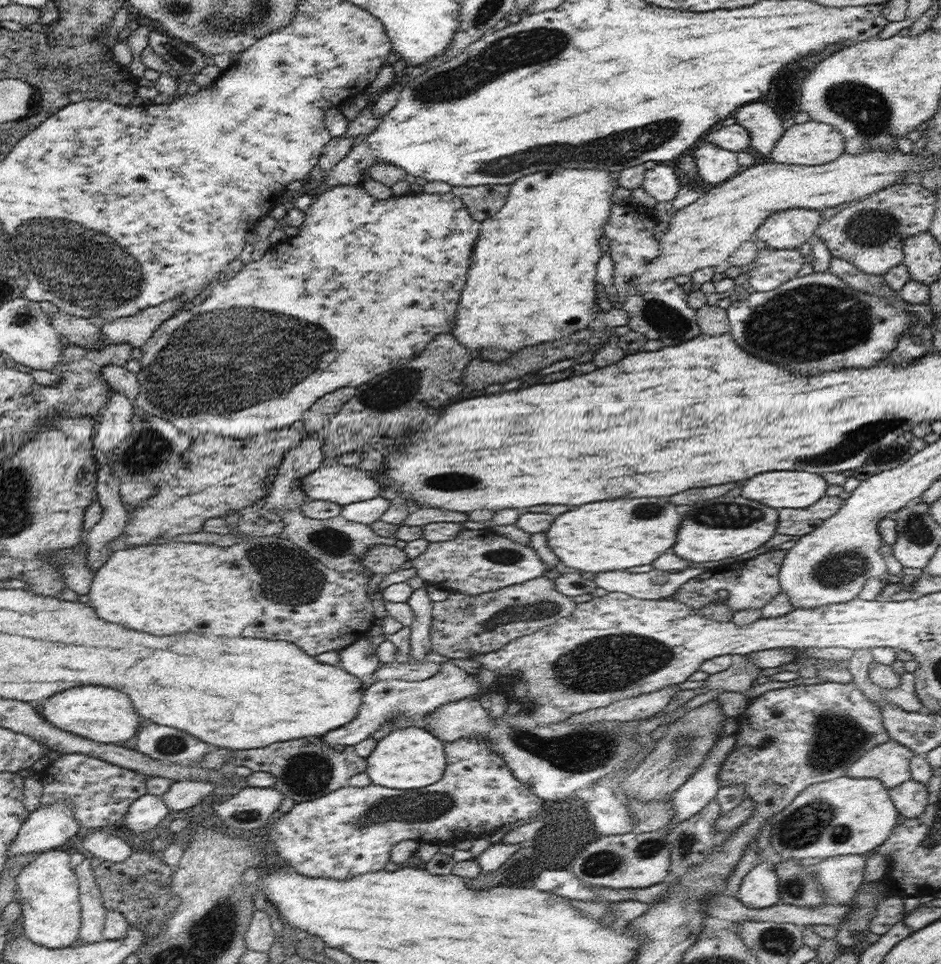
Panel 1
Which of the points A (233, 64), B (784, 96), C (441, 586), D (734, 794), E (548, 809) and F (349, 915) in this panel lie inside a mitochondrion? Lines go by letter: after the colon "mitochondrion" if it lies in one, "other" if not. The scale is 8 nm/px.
A: other
B: other
C: other
D: other
E: other
F: other

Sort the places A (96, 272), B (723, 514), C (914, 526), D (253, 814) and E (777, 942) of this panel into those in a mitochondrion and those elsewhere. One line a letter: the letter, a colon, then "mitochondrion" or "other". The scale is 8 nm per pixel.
A: mitochondrion
B: mitochondrion
C: mitochondrion
D: mitochondrion
E: mitochondrion

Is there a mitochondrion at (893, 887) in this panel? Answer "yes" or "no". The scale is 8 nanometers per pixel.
no

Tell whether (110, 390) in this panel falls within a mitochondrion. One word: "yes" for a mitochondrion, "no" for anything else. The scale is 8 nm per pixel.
no

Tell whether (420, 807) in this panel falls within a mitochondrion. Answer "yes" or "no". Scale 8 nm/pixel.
yes

